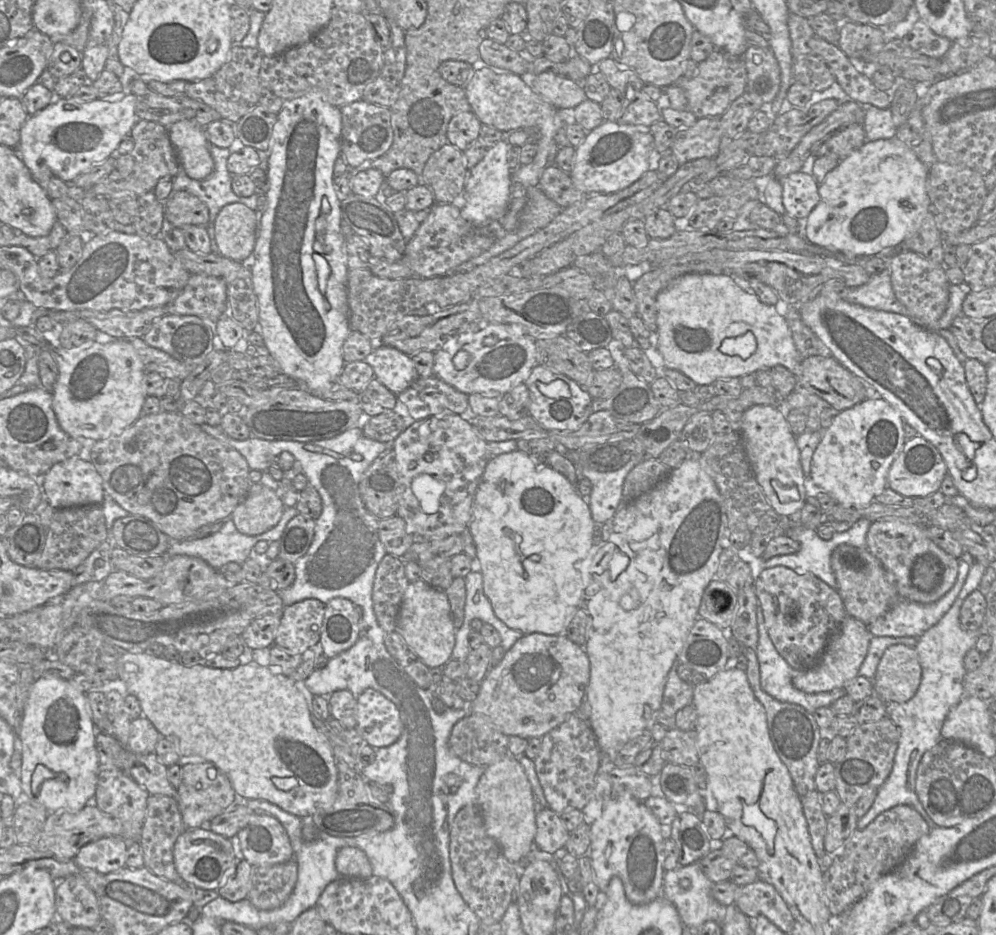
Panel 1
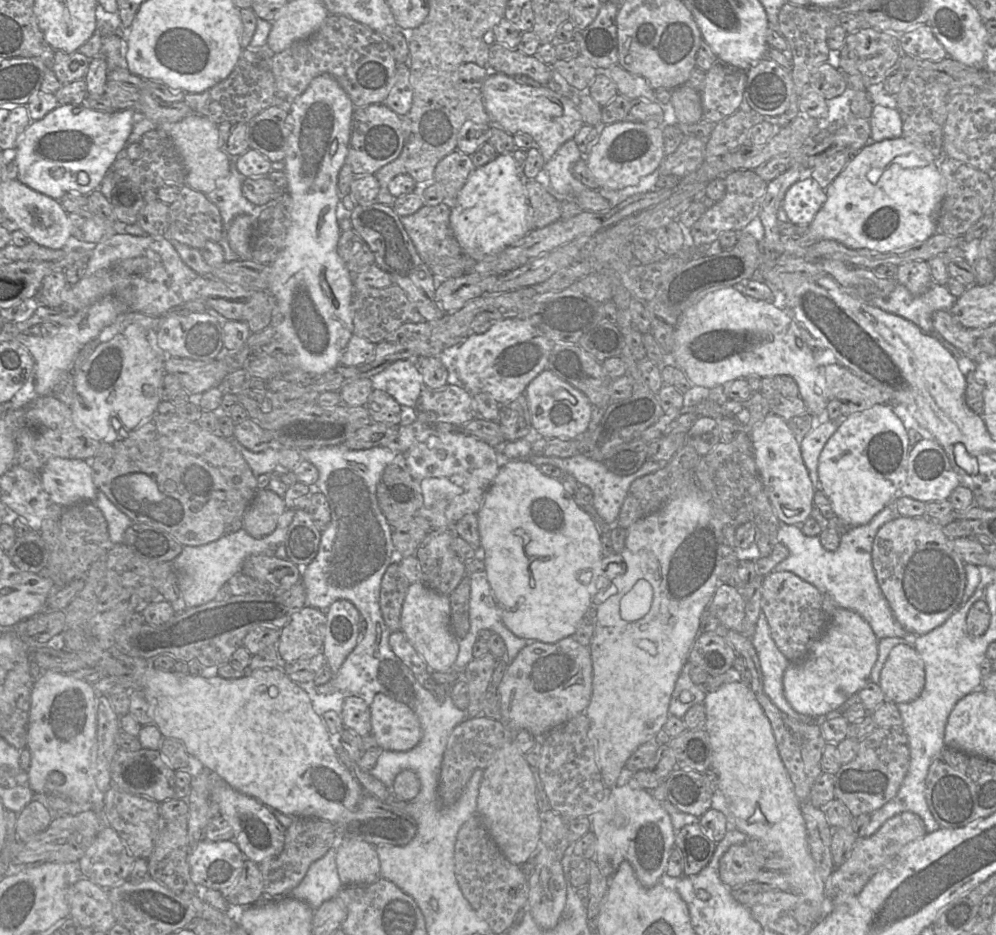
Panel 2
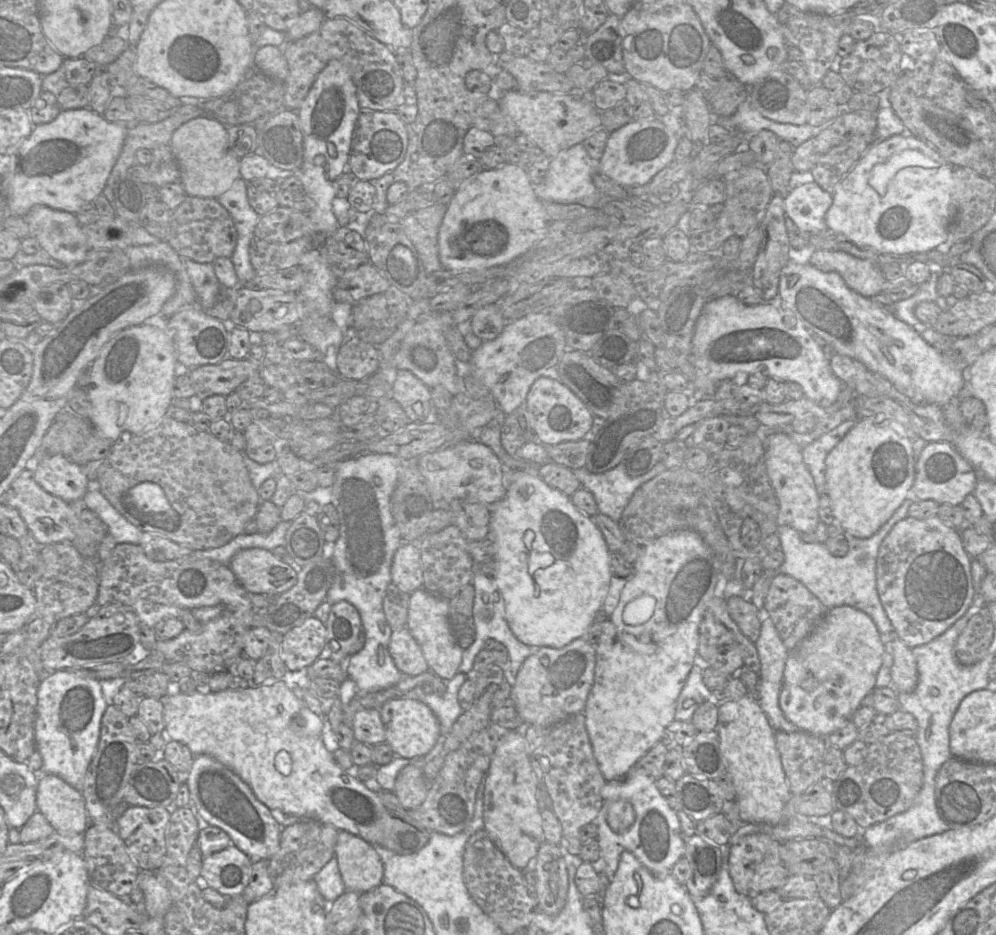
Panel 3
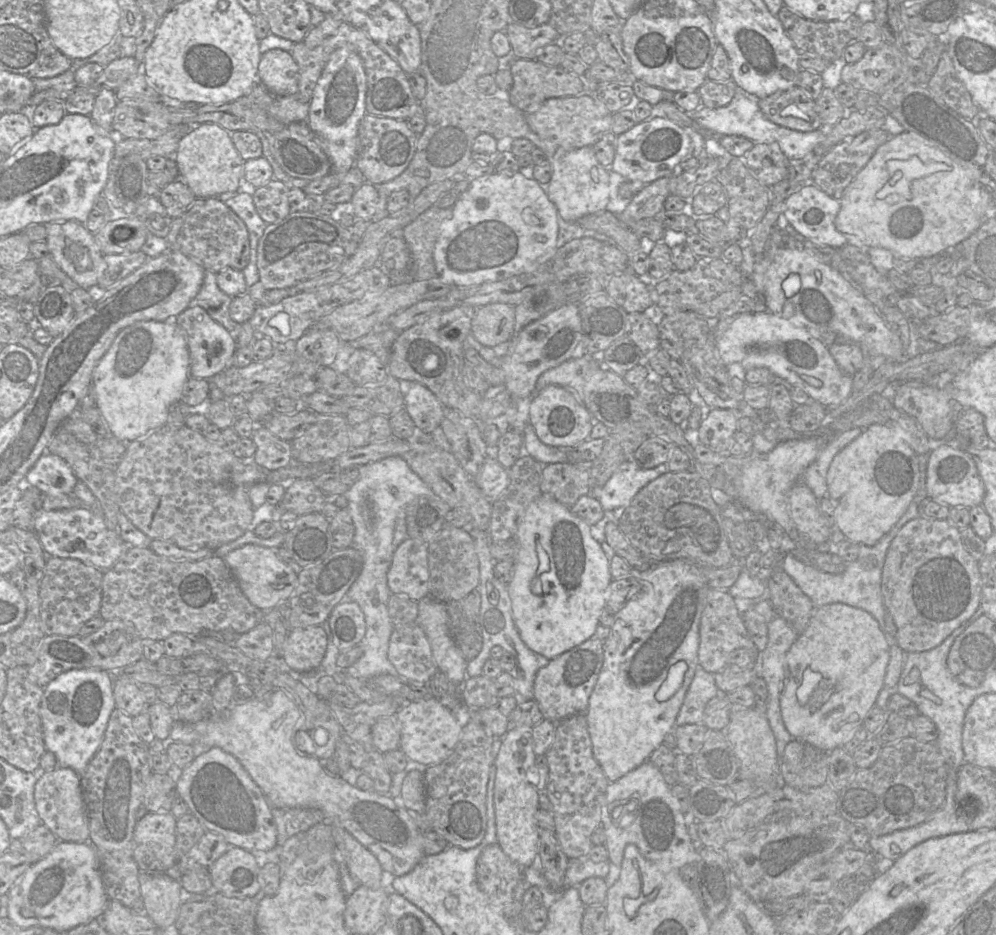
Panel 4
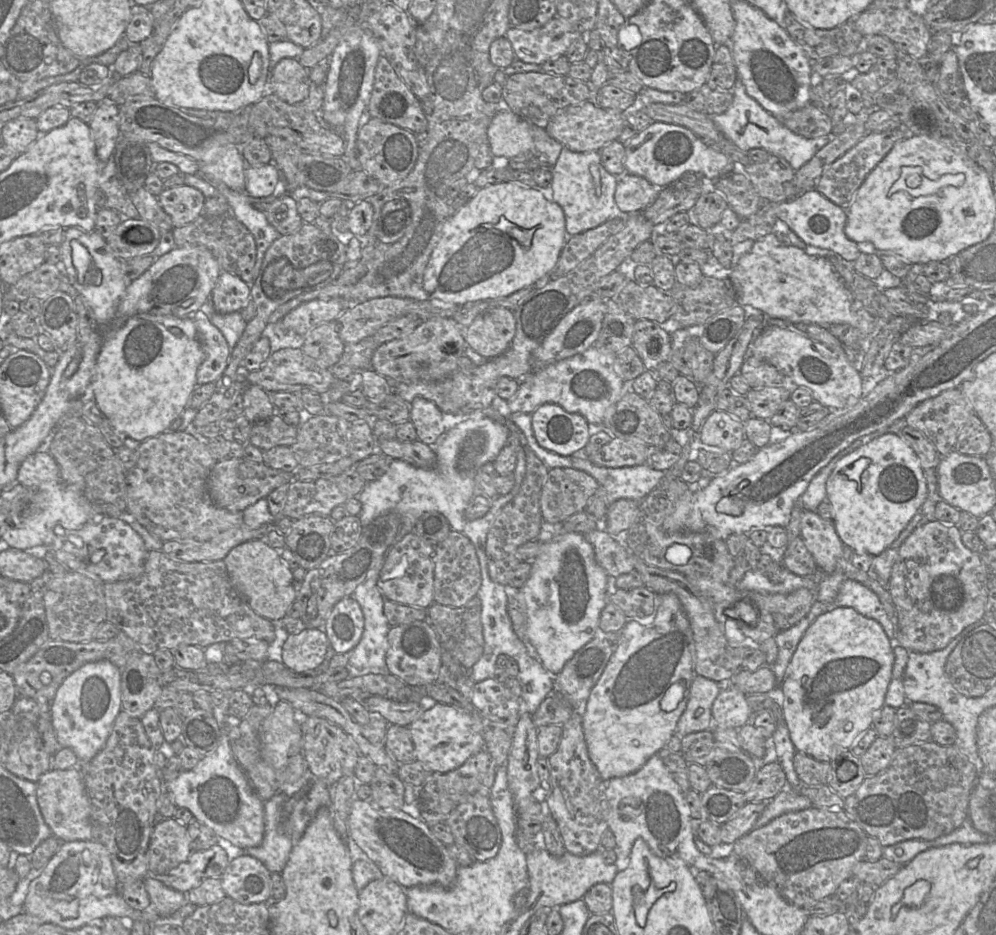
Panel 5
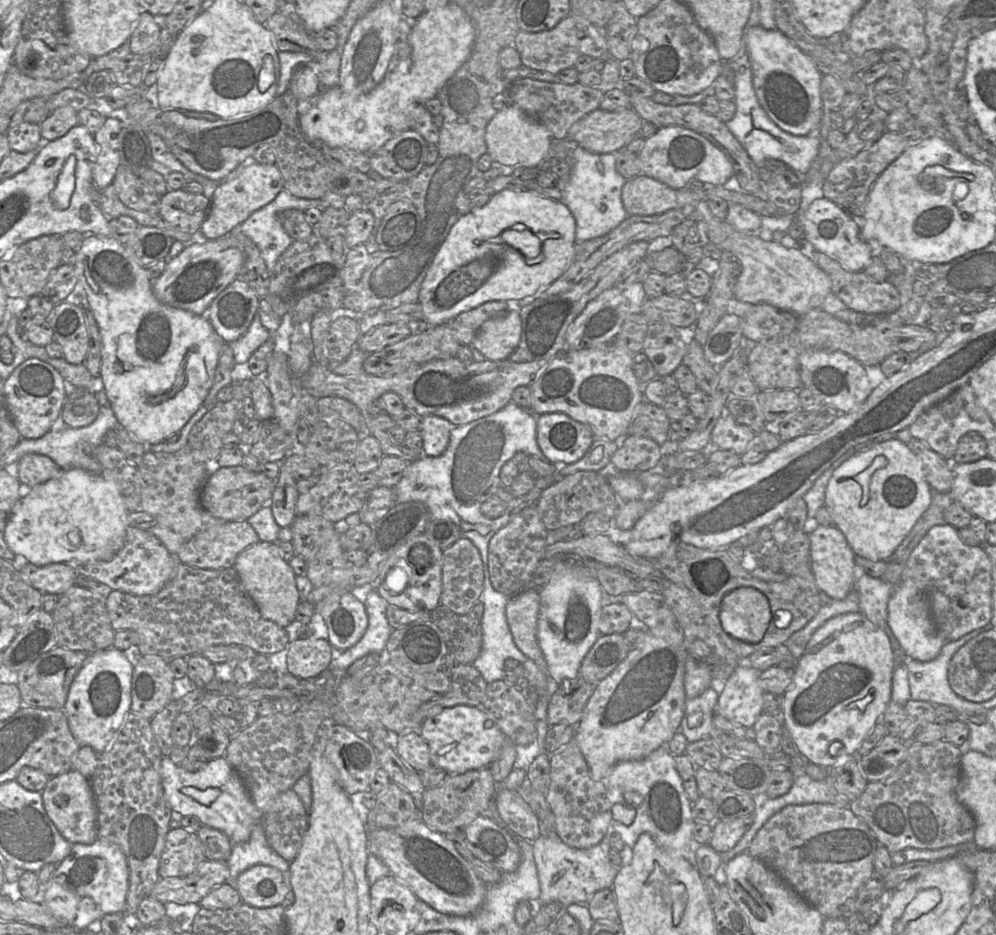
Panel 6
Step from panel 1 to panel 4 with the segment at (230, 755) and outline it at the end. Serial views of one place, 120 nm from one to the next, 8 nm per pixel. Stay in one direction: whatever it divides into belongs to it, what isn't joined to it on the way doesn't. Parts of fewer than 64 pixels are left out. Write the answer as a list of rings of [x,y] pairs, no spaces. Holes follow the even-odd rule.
[[[273,689],[263,697],[254,696],[240,704],[234,704],[224,717],[211,716],[196,723],[176,720],[170,732],[173,743],[218,747],[234,756],[251,779],[261,789],[274,808],[314,808],[320,810],[329,825],[338,825],[348,831],[379,861],[383,871],[395,877],[411,872],[424,857],[422,834],[406,808],[397,806],[389,795],[363,791],[349,784],[342,777],[329,775],[321,761],[313,756],[300,755],[294,745],[294,734],[307,731],[305,719],[293,700],[281,689]]]

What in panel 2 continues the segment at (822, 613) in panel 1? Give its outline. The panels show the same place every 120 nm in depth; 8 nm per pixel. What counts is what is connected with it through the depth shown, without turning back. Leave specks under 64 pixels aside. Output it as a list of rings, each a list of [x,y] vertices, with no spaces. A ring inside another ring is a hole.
[[[772,571],[763,577],[761,609],[776,646],[790,663],[807,657],[811,644],[824,633],[837,608],[829,595],[790,571]]]

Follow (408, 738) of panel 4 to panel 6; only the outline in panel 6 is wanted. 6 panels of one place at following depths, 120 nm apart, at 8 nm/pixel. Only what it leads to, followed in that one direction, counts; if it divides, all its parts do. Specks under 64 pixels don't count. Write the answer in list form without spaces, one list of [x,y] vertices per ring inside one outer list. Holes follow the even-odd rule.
[[[468,705],[446,708],[438,715],[425,719],[419,734],[429,746],[431,764],[440,767],[448,775],[463,774],[469,770],[489,766],[506,739],[485,710]]]

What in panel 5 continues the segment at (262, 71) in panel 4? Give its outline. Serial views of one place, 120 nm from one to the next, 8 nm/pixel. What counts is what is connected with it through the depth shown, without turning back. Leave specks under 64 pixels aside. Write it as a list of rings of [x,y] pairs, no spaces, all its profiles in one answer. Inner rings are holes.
[[[283,58],[272,69],[266,94],[274,94],[289,104],[303,101],[310,92],[308,70],[297,58]]]

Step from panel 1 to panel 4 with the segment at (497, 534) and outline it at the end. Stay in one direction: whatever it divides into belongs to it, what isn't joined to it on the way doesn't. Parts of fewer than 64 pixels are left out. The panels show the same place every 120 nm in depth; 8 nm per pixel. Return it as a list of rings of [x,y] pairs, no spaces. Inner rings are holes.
[[[541,494],[526,508],[514,539],[518,552],[514,560],[513,577],[507,584],[514,623],[522,641],[532,651],[551,660],[592,638],[600,624],[600,615],[607,605],[607,593],[613,580],[608,544],[606,541],[596,541],[584,520],[572,514],[569,507],[545,494]],[[535,579],[542,586],[540,595],[532,591]]]

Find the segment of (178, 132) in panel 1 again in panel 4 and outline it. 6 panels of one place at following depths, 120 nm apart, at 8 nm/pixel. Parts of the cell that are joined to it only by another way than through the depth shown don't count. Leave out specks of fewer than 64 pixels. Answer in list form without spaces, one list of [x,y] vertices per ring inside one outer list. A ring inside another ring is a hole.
[[[204,123],[185,134],[178,143],[175,161],[182,181],[196,198],[226,196],[241,191],[244,161],[237,152],[231,133],[217,124]]]

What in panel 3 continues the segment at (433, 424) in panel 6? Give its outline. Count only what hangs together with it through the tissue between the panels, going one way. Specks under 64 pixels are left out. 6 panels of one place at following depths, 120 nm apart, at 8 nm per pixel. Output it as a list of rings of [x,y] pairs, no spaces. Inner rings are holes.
[[[397,369],[391,396],[412,422],[438,422],[430,390],[431,388],[409,370]]]

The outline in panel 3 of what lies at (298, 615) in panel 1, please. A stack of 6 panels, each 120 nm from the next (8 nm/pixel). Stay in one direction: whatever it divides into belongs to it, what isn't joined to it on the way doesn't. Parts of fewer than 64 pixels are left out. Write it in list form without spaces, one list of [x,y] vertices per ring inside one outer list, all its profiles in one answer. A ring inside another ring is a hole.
[[[309,617],[282,635],[281,659],[289,672],[307,668],[320,657],[326,643],[326,625]]]

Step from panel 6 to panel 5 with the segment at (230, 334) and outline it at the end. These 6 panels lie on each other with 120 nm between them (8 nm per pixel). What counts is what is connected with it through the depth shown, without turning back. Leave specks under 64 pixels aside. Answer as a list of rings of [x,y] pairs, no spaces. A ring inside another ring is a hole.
[[[221,272],[210,297],[210,304],[218,313],[240,312],[251,300],[251,286],[238,276]]]

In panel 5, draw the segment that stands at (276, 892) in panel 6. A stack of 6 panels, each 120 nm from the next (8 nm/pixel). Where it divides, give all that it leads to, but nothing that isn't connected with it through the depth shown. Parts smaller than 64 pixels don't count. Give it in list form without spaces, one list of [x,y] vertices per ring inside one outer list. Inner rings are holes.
[[[248,855],[229,862],[221,884],[227,897],[244,905],[265,903],[271,898],[271,872]]]

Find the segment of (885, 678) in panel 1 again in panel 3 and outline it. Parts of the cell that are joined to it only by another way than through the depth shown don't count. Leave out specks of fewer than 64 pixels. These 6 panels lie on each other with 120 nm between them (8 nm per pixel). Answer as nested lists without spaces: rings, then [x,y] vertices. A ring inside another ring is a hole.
[[[897,633],[882,634],[893,644],[893,665],[891,668],[891,686],[902,693],[912,693],[918,682],[916,659],[911,648],[905,645]]]

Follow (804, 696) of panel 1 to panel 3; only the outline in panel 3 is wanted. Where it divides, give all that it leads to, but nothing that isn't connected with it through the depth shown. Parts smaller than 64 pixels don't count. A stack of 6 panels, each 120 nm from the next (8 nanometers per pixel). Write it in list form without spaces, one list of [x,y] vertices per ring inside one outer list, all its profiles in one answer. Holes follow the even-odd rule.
[[[763,612],[760,635],[754,643],[761,663],[760,680],[756,685],[760,692],[759,704],[770,726],[775,731],[787,733],[802,731],[790,722],[779,706],[783,686],[784,669],[790,650],[782,642],[768,612]]]

